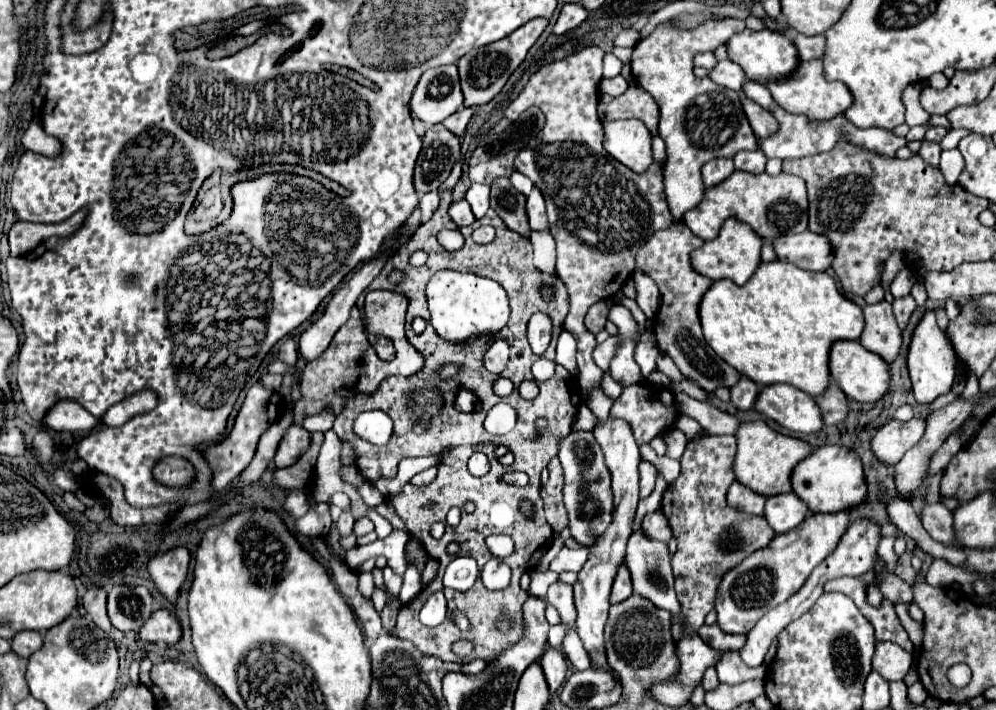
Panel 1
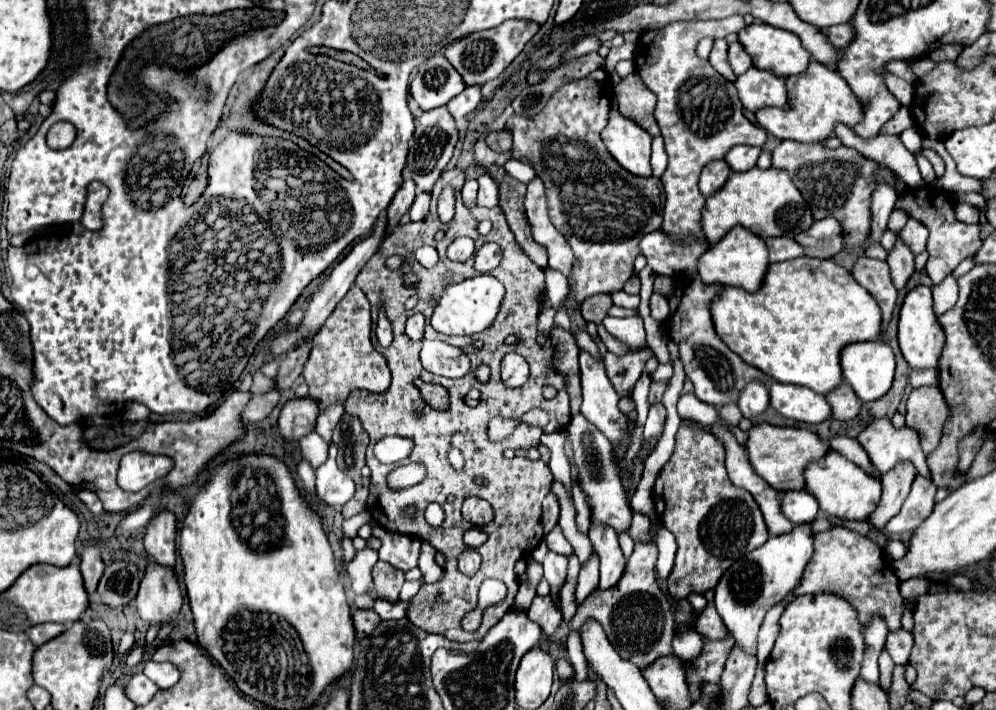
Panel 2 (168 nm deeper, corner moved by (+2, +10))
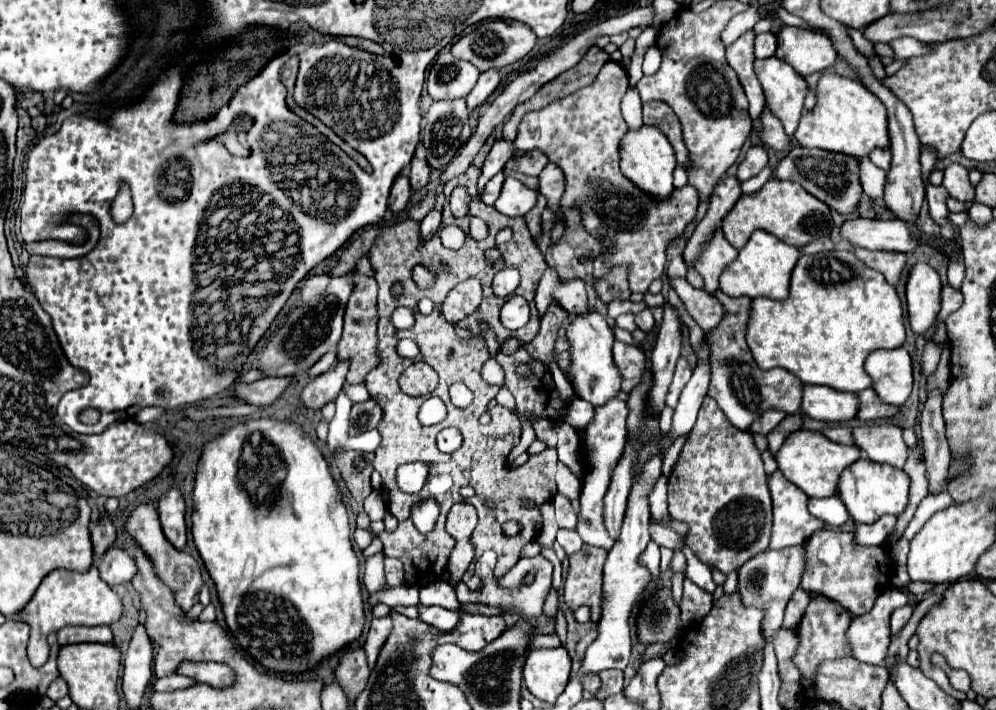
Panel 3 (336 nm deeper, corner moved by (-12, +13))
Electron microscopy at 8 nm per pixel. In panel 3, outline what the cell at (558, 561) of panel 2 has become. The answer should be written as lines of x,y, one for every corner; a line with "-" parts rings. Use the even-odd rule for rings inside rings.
558,530
558,544
564,548
566,556
576,554
582,548
582,538
578,538
578,532
574,530

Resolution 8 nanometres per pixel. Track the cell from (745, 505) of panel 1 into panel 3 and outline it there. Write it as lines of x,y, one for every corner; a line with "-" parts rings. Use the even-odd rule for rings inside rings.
778,470
768,476
768,488
774,502
772,550
804,544
816,530
824,528
824,522
808,512
808,496
790,484

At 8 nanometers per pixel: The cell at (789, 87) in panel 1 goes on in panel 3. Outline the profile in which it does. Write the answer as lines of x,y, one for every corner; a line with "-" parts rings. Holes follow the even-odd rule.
824,72
816,84
818,102
812,110
804,110
794,138
804,148
822,148
830,152
844,152
858,160
870,154
874,146
888,146
888,122
884,104
870,94
860,82
838,76
834,72

